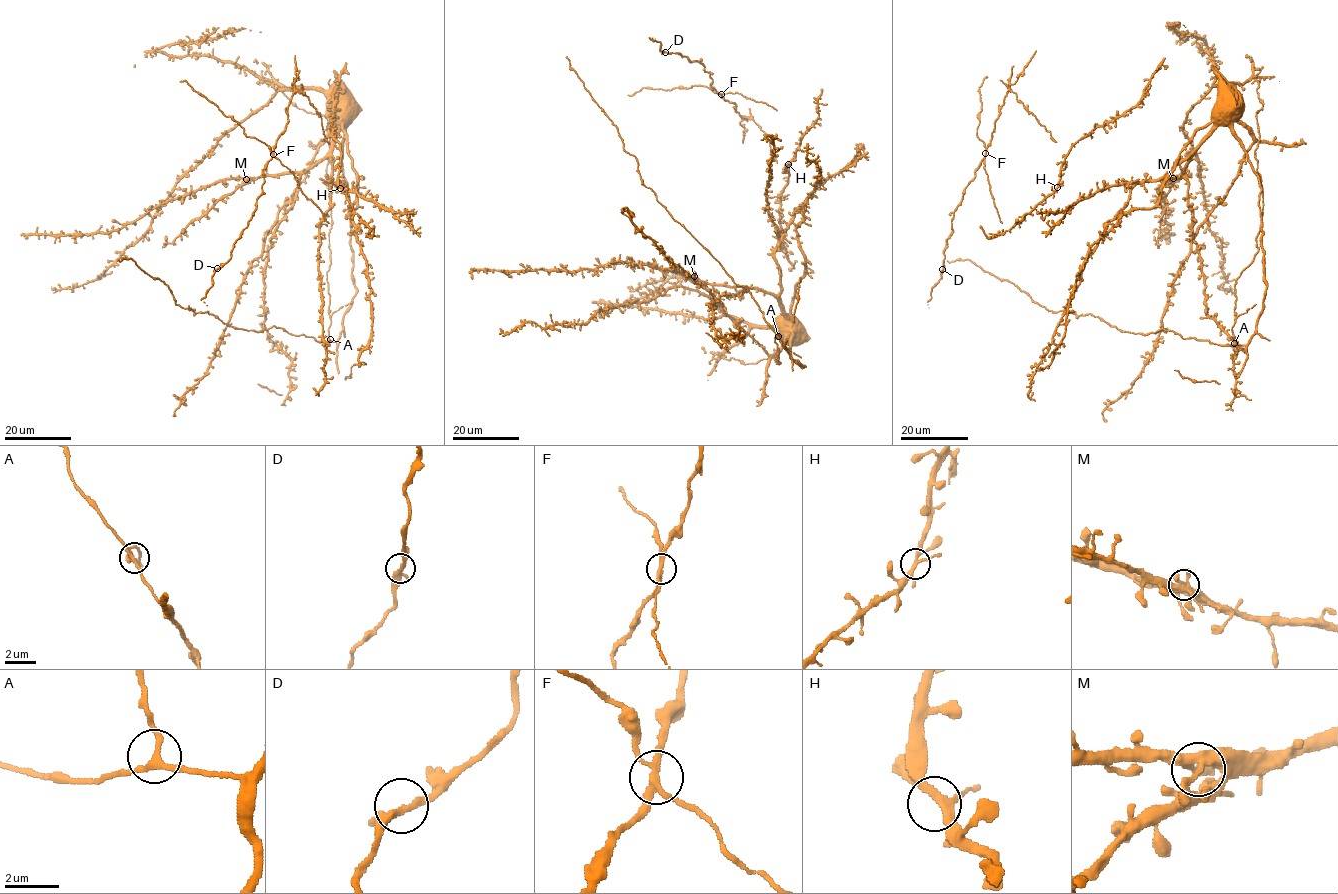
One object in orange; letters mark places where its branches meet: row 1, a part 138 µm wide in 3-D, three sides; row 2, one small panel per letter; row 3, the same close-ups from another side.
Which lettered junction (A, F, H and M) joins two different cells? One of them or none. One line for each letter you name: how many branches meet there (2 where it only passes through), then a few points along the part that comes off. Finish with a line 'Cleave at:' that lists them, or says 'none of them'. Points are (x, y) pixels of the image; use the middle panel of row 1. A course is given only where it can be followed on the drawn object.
F: 4 | (720, 94), (711, 85), (710, 73), (701, 63), (661, 51), (660, 43), (649, 37), (655, 39)
Cleave at: F

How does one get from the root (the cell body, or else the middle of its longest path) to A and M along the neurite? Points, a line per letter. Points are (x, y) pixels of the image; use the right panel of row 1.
A: (1230, 128), (1260, 183), (1261, 250), (1267, 286), (1256, 332), (1245, 345), (1234, 343)
M: (1230, 128), (1218, 126), (1191, 156), (1184, 171), (1173, 178)

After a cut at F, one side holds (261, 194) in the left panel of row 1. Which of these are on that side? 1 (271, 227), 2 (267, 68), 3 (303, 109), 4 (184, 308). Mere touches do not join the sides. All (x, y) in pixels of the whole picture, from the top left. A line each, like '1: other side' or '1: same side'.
1: other side
2: other side
3: other side
4: other side

